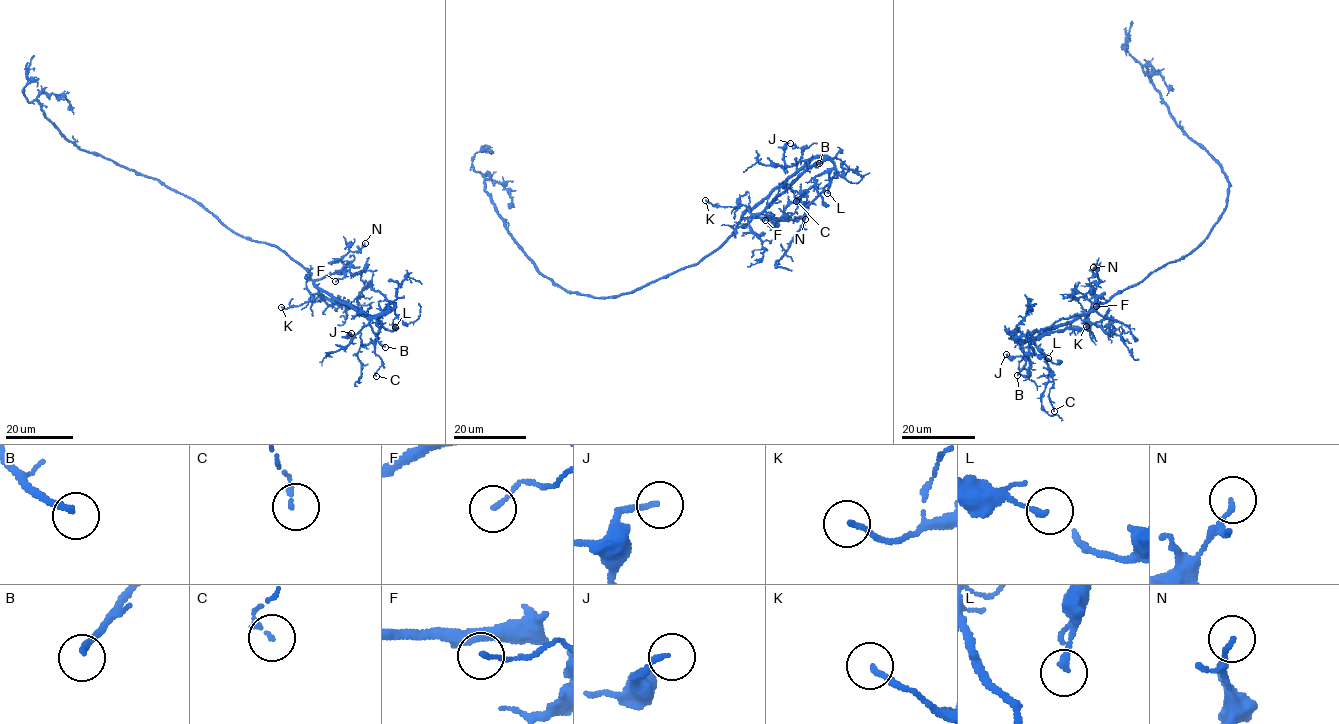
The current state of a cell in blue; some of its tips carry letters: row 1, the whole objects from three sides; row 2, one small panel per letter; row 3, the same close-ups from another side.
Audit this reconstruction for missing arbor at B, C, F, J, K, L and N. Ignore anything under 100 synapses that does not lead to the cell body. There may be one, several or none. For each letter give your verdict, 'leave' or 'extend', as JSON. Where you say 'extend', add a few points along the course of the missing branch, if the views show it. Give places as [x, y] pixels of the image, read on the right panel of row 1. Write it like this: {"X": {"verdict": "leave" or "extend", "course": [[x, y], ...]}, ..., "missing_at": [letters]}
{"B": {"verdict": "extend", "course": [[1017, 375], [1006, 401], [991, 413], [988, 415], [976, 395], [965, 413], [952, 417], [933, 439]]}, "C": {"verdict": "leave"}, "F": {"verdict": "leave"}, "J": {"verdict": "leave"}, "K": {"verdict": "leave"}, "L": {"verdict": "leave"}, "N": {"verdict": "leave"}, "missing_at": ["B"]}

